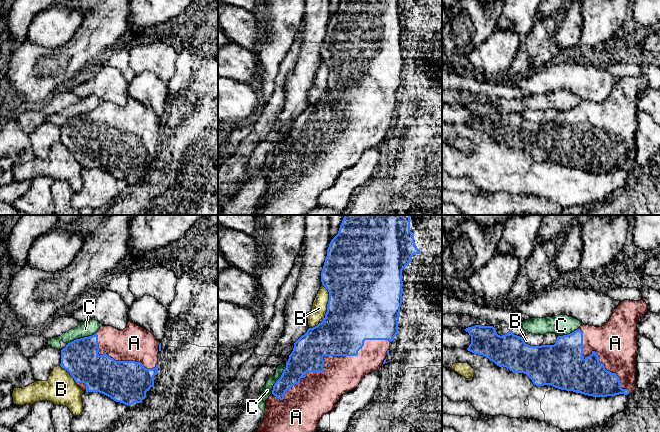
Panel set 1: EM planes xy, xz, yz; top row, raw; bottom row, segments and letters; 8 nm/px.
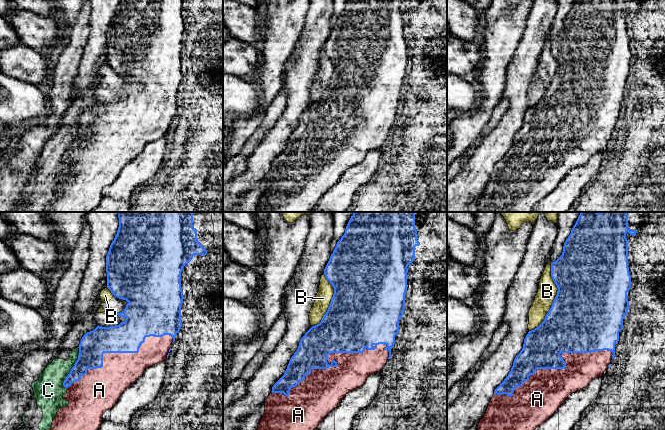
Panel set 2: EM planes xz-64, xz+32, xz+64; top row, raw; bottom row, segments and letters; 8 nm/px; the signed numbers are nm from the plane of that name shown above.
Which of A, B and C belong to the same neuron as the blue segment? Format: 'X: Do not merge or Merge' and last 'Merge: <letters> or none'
A: Merge
B: Do not merge
C: Do not merge
Merge: A

